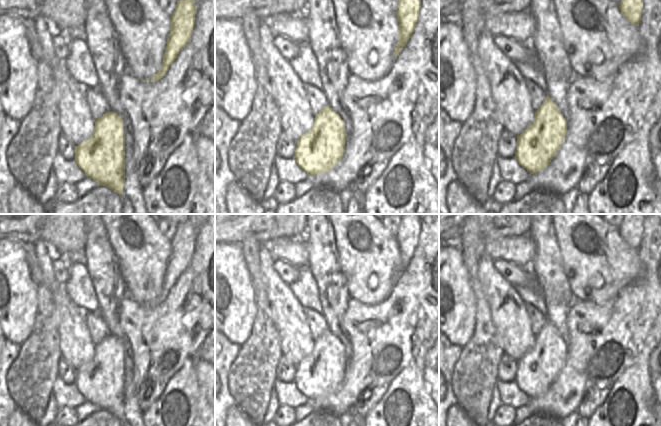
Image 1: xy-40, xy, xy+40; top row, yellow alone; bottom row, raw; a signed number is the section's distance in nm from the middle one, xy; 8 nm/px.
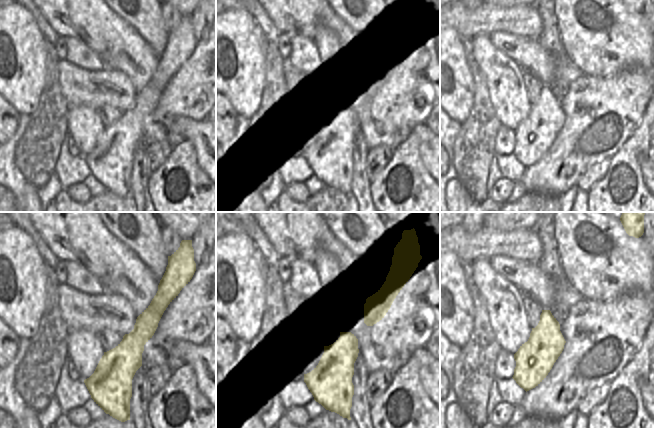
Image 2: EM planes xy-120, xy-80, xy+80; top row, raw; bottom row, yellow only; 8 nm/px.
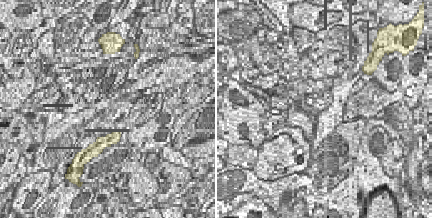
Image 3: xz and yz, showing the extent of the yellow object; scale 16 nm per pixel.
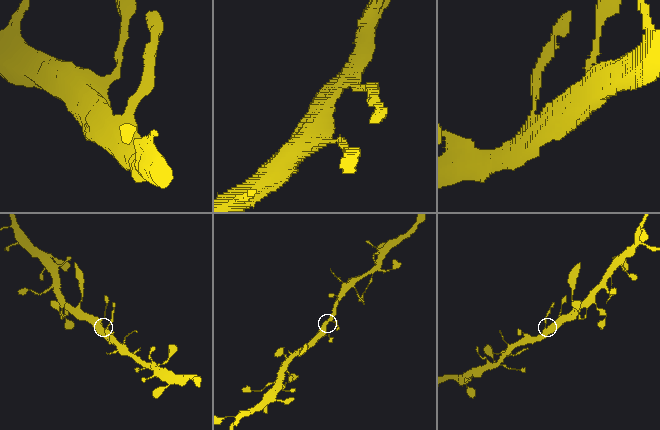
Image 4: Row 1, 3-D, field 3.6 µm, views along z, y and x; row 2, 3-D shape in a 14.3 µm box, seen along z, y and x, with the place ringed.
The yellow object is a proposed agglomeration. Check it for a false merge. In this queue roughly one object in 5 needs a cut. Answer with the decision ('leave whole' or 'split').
leave whole

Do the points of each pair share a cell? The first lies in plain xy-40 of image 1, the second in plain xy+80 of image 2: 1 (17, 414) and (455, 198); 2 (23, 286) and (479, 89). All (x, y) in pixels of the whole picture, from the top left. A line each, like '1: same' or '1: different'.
1: same
2: different

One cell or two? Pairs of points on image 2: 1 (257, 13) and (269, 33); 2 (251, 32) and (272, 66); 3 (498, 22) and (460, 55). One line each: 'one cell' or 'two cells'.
1: one cell
2: two cells
3: two cells

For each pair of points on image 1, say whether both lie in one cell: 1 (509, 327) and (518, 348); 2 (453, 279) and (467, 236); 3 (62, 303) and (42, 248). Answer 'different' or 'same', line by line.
1: same
2: different
3: same

